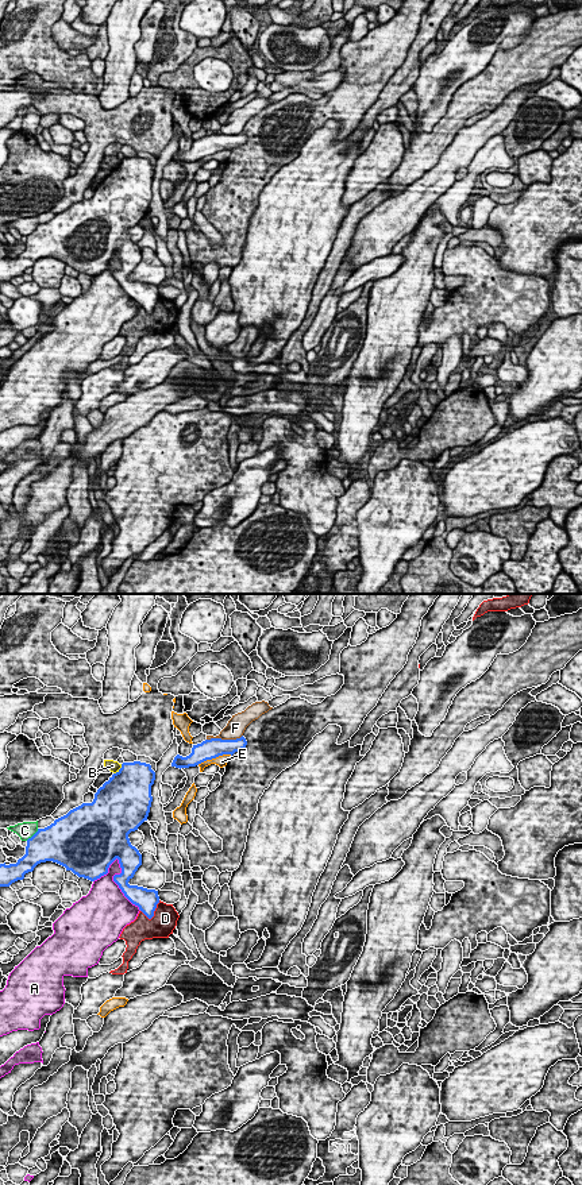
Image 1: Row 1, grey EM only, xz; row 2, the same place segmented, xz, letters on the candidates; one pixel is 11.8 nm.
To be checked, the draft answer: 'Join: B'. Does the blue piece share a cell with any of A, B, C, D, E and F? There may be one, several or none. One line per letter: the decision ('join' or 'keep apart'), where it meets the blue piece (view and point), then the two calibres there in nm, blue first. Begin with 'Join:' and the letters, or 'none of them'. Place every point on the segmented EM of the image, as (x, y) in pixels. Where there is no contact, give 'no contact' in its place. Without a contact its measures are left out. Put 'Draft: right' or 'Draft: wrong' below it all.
Join: none of them
A: keep apart; meets blue in xz at (115, 882); 200 nm thick on the blue side, 420 nm on the other
B: keep apart; meets blue in xz at (119, 769); 480 nm thick on the blue side, 130 nm on the other
C: keep apart; meets blue in xz at (33, 836); 420 nm thick on the blue side, 200 nm on the other
D: keep apart; meets blue in xz at (153, 914); 260 nm thick on the blue side, 300 nm on the other
E: keep apart; meets blue in xz at (214, 757); 240 nm thick on the blue side, 130 nm on the other
F: keep apart; meets blue in xz at (224, 740); 240 nm thick on the blue side, 240 nm on the other
Draft: wrong

